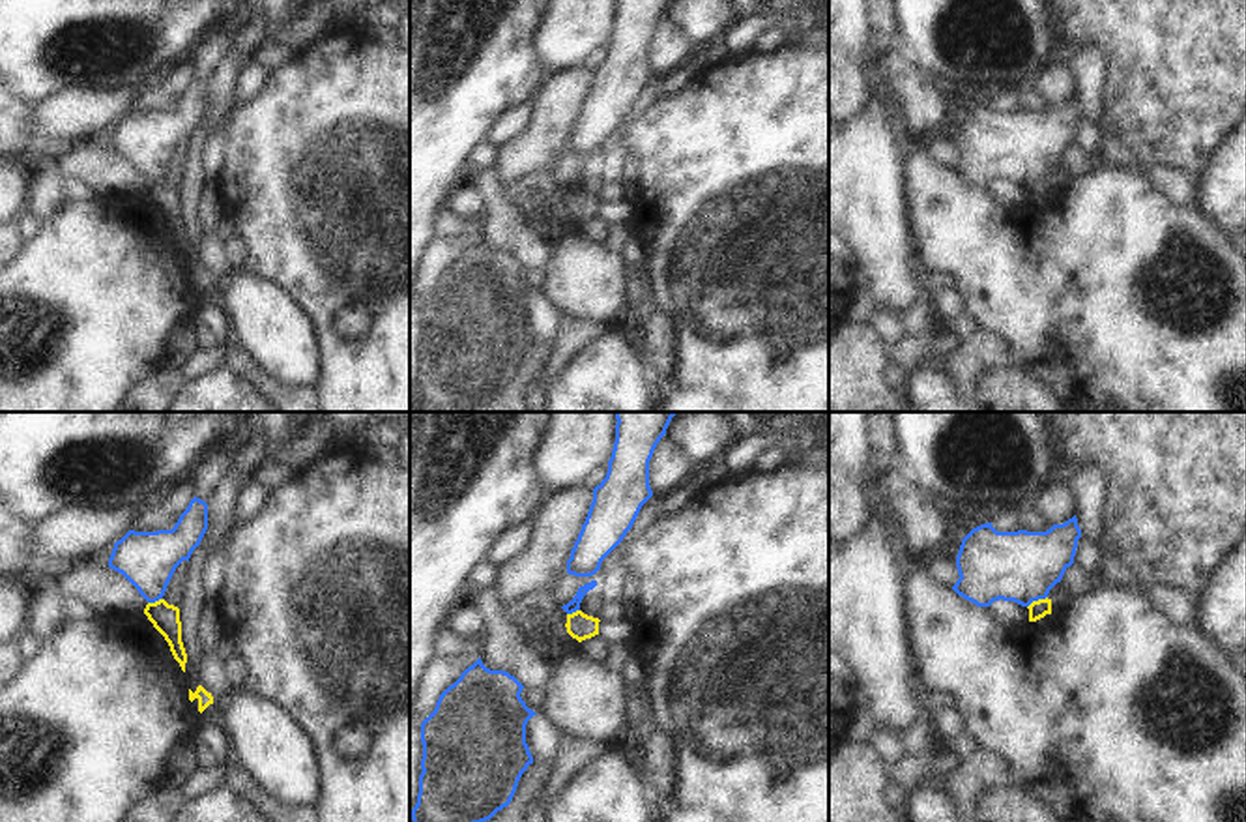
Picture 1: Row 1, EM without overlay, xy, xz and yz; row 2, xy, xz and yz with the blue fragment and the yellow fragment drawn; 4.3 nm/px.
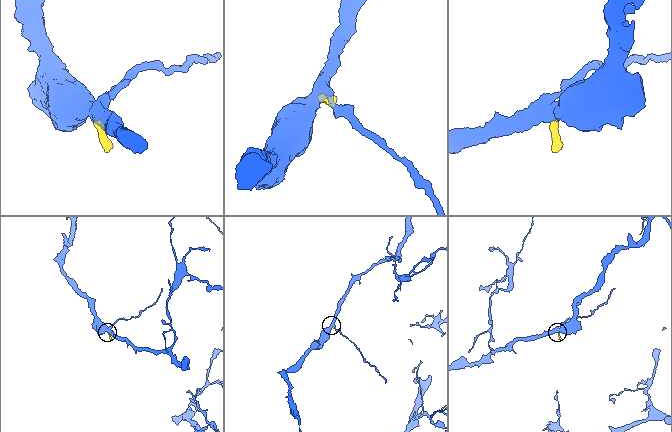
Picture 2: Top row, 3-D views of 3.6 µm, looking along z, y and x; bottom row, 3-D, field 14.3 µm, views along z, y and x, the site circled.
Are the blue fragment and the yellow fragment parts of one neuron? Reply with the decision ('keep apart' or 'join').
join

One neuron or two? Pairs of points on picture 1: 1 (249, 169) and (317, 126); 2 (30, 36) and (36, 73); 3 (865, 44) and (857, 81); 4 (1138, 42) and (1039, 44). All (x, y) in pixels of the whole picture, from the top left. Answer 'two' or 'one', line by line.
1: one
2: one
3: one
4: two

